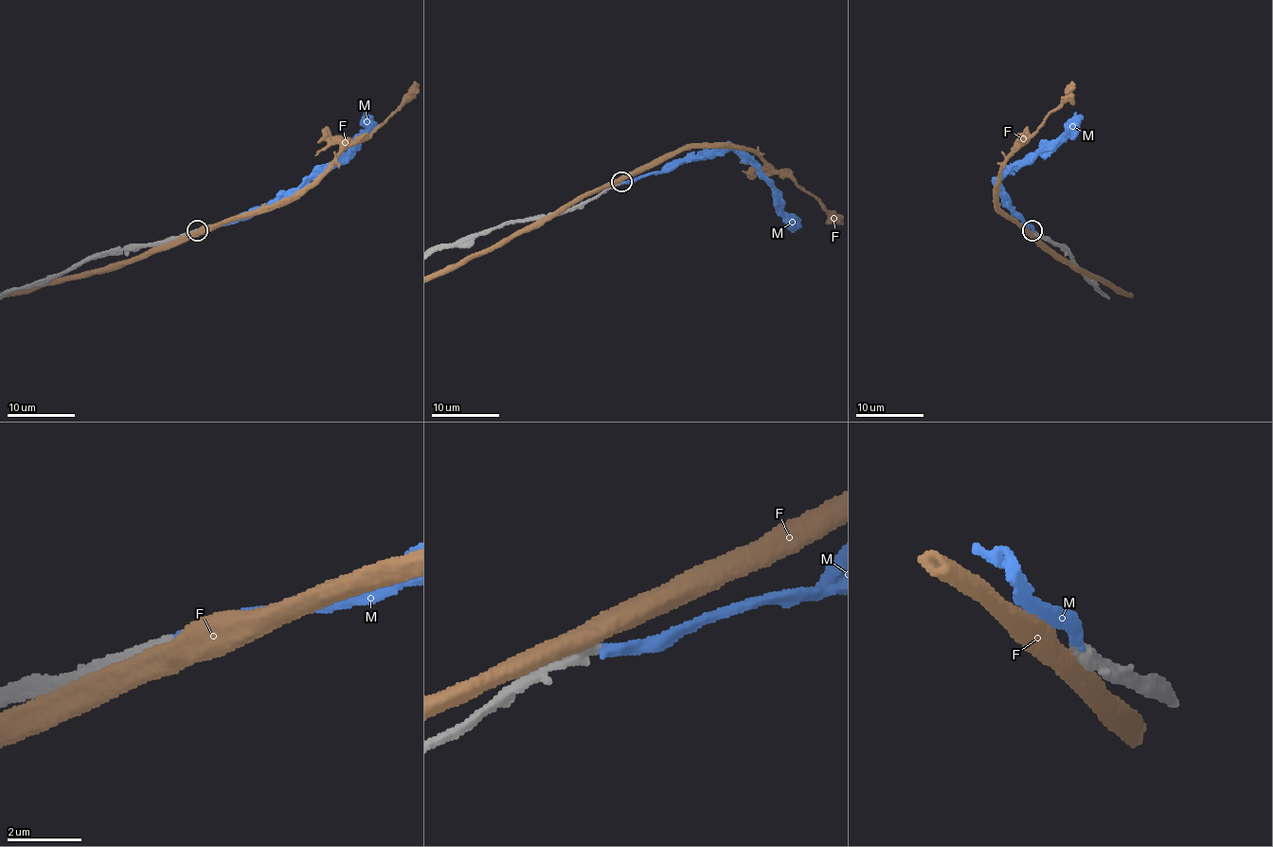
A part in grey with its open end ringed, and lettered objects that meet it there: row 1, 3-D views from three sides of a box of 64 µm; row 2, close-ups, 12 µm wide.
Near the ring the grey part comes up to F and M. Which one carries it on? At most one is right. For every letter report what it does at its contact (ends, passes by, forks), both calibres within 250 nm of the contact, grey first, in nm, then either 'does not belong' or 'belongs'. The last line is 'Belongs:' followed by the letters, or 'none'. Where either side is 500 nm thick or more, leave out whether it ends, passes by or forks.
F: 360/550 nm | does not belong
M: it ends | 360/340 nm | belongs
Belongs: M

